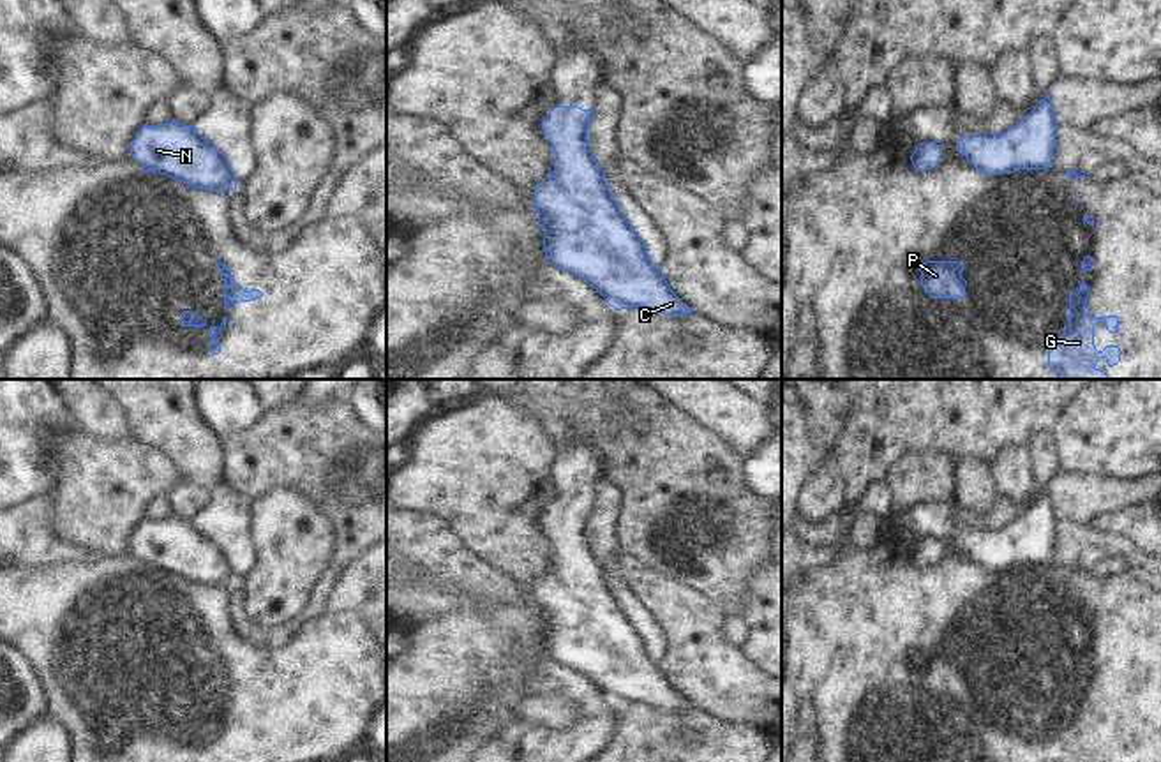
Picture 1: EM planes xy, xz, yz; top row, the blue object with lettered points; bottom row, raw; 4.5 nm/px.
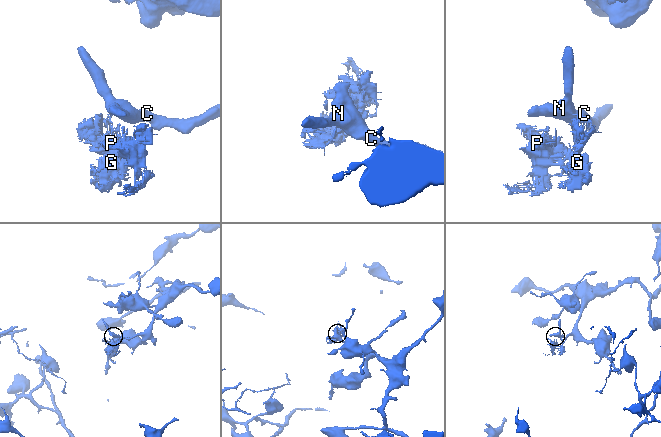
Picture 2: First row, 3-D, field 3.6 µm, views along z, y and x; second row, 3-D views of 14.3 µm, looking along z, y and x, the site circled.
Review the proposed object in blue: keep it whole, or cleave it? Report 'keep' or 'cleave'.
cleave

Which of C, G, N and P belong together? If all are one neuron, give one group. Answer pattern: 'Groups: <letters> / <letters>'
Groups: C N / G P

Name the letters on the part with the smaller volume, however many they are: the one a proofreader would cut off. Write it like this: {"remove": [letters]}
{"remove": ["G", "P"]}

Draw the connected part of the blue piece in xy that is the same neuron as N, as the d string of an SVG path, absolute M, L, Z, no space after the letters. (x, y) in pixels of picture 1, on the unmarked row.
M166 517L143 520L131 550L150 566L212 587L235 586L236 573L226 550L206 536L194 520Z

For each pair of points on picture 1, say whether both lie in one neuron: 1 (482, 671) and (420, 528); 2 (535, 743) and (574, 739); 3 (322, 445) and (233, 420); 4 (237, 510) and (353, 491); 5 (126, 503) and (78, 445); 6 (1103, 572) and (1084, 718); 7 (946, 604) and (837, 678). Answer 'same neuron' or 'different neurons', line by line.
1: different neurons
2: same neuron
3: different neurons
4: different neurons
5: same neuron
6: different neurons
7: same neuron

